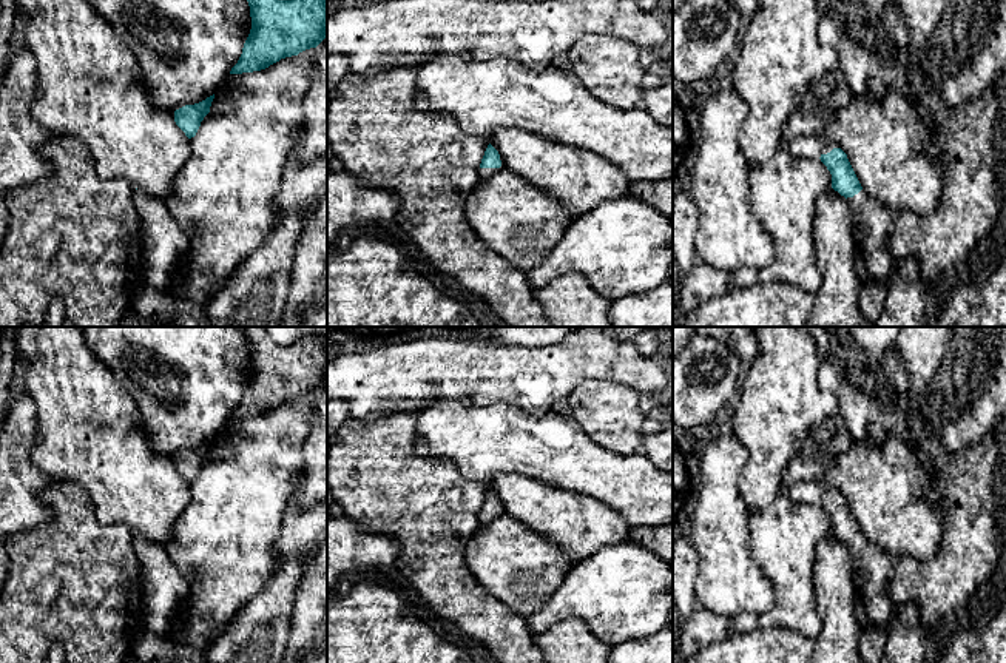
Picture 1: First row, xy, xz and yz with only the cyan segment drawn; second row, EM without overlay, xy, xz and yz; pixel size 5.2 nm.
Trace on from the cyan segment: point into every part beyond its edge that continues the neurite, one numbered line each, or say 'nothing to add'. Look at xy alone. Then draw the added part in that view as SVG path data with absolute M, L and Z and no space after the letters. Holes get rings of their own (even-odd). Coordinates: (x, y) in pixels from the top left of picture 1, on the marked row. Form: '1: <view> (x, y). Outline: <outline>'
nothing to add

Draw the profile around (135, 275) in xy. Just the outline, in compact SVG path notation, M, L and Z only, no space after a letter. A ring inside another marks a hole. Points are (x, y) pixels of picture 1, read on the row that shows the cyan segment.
M54 137L42 146L52 173L31 185L6 193L8 233L0 247L0 327L45 327L54 298L65 305L62 327L117 327L145 284L140 256L142 224L125 179L102 179L91 150L76 137Z

